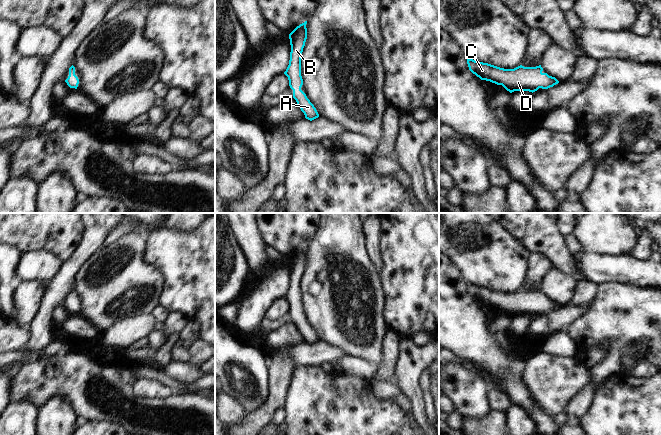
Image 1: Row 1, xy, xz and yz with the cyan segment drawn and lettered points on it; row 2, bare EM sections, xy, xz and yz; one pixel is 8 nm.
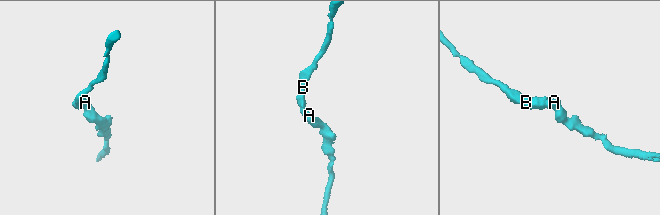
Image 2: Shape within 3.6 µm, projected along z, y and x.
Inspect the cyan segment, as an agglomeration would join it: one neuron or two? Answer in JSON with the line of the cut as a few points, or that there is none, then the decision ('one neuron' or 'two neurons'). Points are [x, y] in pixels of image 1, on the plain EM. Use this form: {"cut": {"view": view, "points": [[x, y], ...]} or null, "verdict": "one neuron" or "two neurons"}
{"cut": null, "verdict": "one neuron"}

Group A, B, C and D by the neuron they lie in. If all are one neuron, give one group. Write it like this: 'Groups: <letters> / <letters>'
Groups: A B C D.

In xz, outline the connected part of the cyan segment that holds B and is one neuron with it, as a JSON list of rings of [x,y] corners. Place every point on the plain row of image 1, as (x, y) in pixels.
[[[307,245],[297,250],[290,258],[290,284],[289,289],[284,296],[288,301],[289,310],[293,314],[293,322],[297,329],[304,337],[305,342],[312,345],[319,341],[319,338],[314,329],[307,322],[306,318],[301,314],[303,303],[301,300],[301,278],[307,263]]]

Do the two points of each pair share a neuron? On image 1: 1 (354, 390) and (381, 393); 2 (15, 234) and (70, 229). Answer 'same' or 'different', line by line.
1: different
2: same

